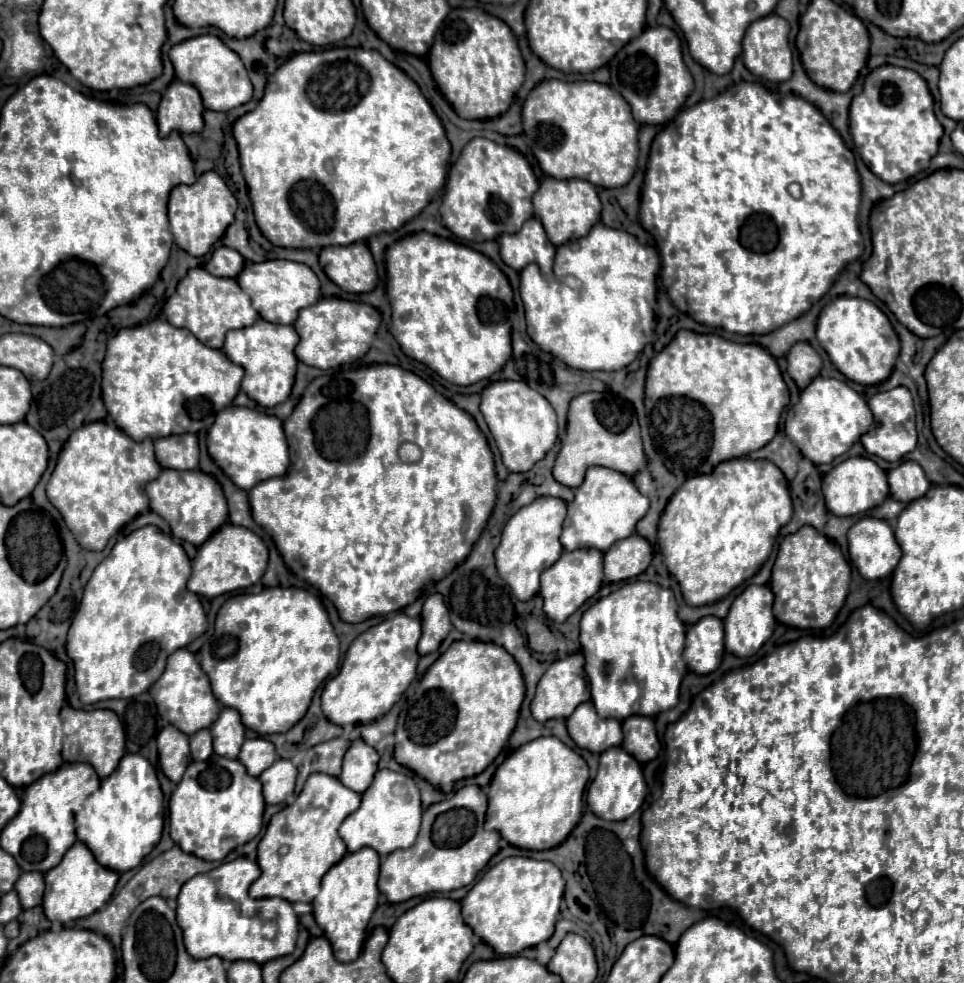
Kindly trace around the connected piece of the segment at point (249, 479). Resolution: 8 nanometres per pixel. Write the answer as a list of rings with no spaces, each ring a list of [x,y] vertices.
[[[230,405],[224,411],[220,411],[220,415],[216,415],[216,421],[208,431],[208,453],[216,461],[216,465],[240,489],[246,491],[252,489],[258,481],[284,475],[290,465],[282,421],[256,409],[236,405]]]

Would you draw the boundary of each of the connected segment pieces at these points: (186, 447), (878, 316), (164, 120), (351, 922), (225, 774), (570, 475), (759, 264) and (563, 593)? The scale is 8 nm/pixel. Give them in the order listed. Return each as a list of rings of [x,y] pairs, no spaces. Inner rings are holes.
[[[192,433],[154,439],[156,459],[168,469],[198,469],[198,439]]]
[[[840,295],[828,303],[818,317],[816,337],[836,369],[860,385],[876,385],[888,379],[900,353],[900,341],[888,317],[872,303],[860,297]]]
[[[174,79],[162,93],[156,121],[160,135],[168,135],[170,131],[180,133],[196,133],[204,125],[202,121],[202,99],[198,89],[192,83],[184,83]]]
[[[362,847],[360,851],[346,853],[330,871],[322,877],[322,891],[312,901],[314,919],[326,933],[326,939],[332,943],[336,959],[350,963],[360,955],[362,943],[366,939],[366,927],[370,915],[378,905],[378,871],[380,857],[374,849]]]
[[[212,755],[206,761],[192,761],[176,785],[170,803],[170,837],[190,855],[204,861],[222,861],[234,847],[248,843],[262,829],[264,797],[260,781],[246,773],[238,759]]]
[[[612,391],[580,393],[570,401],[568,431],[556,457],[552,475],[558,483],[566,487],[578,487],[584,481],[584,473],[590,465],[602,465],[628,477],[646,469],[646,455],[642,449],[636,411],[630,401]]]
[[[742,81],[738,85],[728,87],[712,99],[704,99],[694,107],[680,111],[676,119],[656,135],[642,187],[640,223],[656,241],[656,249],[662,257],[662,277],[670,283],[670,287],[666,289],[668,297],[680,311],[688,313],[698,323],[722,327],[732,333],[768,333],[806,313],[812,307],[812,303],[818,301],[830,289],[836,275],[850,261],[862,255],[864,245],[856,223],[860,197],[862,187],[854,155],[816,105],[794,93],[772,93],[760,83]]]
[[[598,549],[564,551],[560,559],[540,575],[540,595],[544,599],[544,613],[556,621],[566,621],[586,599],[590,599],[602,585],[602,553]]]

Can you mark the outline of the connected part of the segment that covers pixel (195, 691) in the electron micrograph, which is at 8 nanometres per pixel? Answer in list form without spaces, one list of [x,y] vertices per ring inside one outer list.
[[[186,647],[174,651],[168,657],[166,669],[164,669],[162,677],[150,687],[150,693],[154,697],[158,713],[162,717],[166,717],[176,729],[184,731],[186,735],[192,735],[200,729],[208,729],[216,721],[216,715],[220,713],[220,705],[210,689],[208,675],[204,675],[194,653],[188,651]]]

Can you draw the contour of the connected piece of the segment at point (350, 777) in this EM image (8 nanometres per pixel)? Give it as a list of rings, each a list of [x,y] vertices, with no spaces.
[[[362,739],[352,741],[350,749],[344,755],[344,763],[342,763],[342,773],[340,773],[340,781],[356,791],[356,793],[364,793],[370,783],[372,777],[378,769],[378,753],[374,747],[366,745]]]

